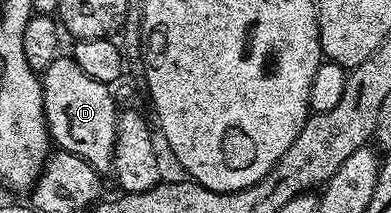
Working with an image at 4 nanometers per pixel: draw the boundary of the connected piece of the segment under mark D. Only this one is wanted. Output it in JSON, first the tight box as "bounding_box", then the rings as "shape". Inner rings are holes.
{"bounding_box":[40,56,119,172],"shape":[[[72,56],[55,59],[40,75],[40,80],[45,118],[52,141],[60,149],[87,160],[87,164],[98,172],[112,171],[119,105],[108,85],[91,80],[91,76],[87,76],[87,72],[75,64]]]}

